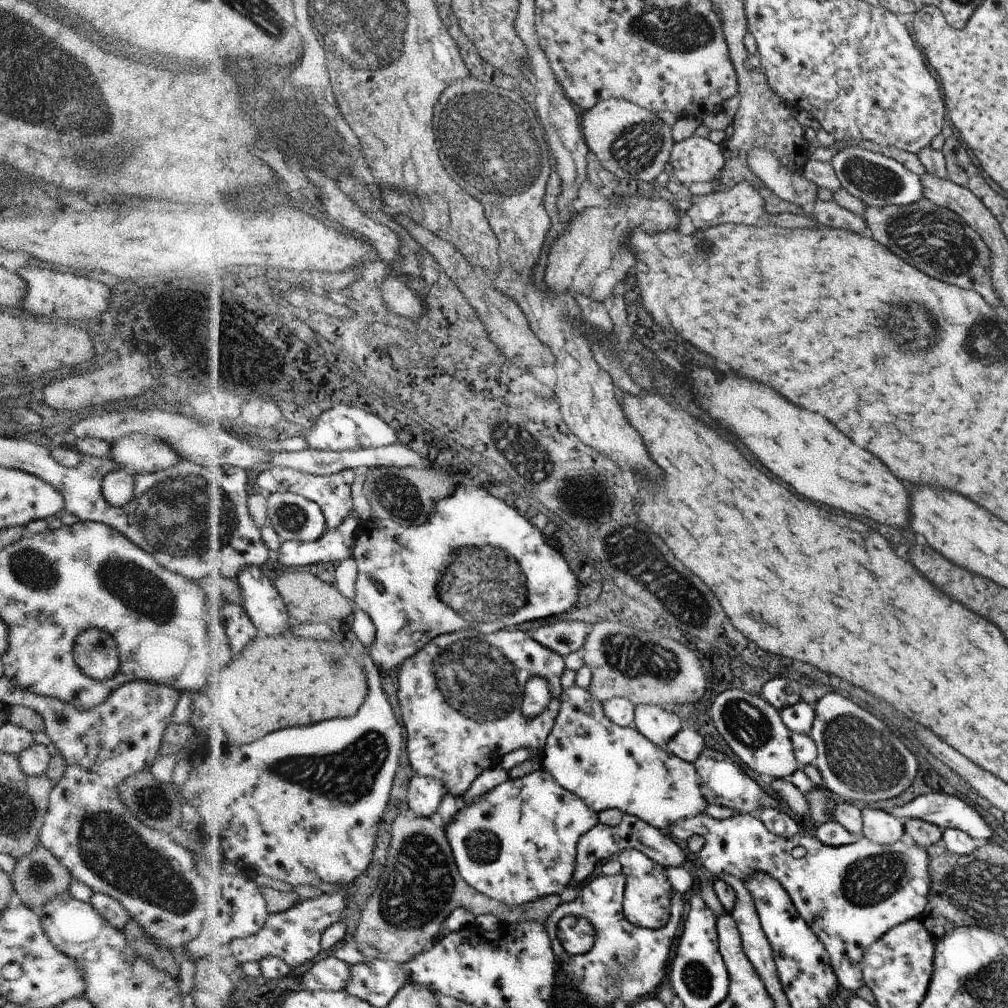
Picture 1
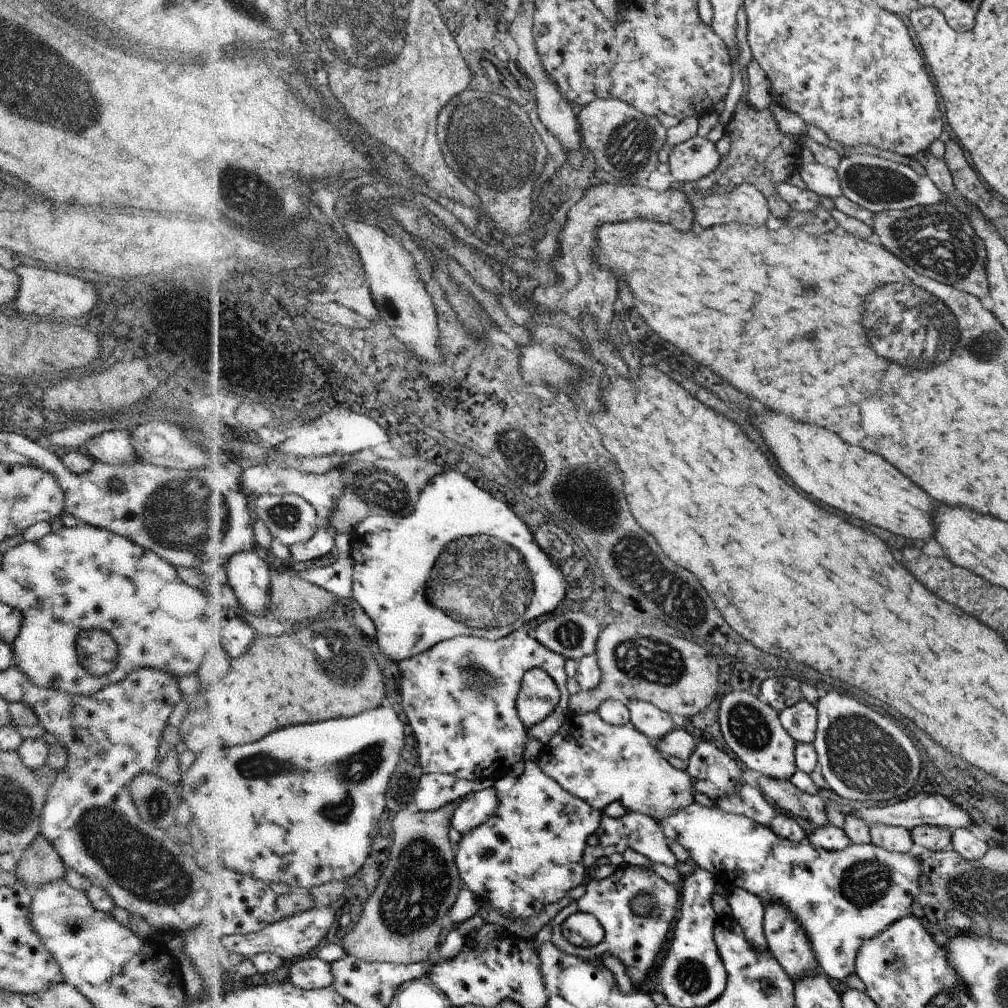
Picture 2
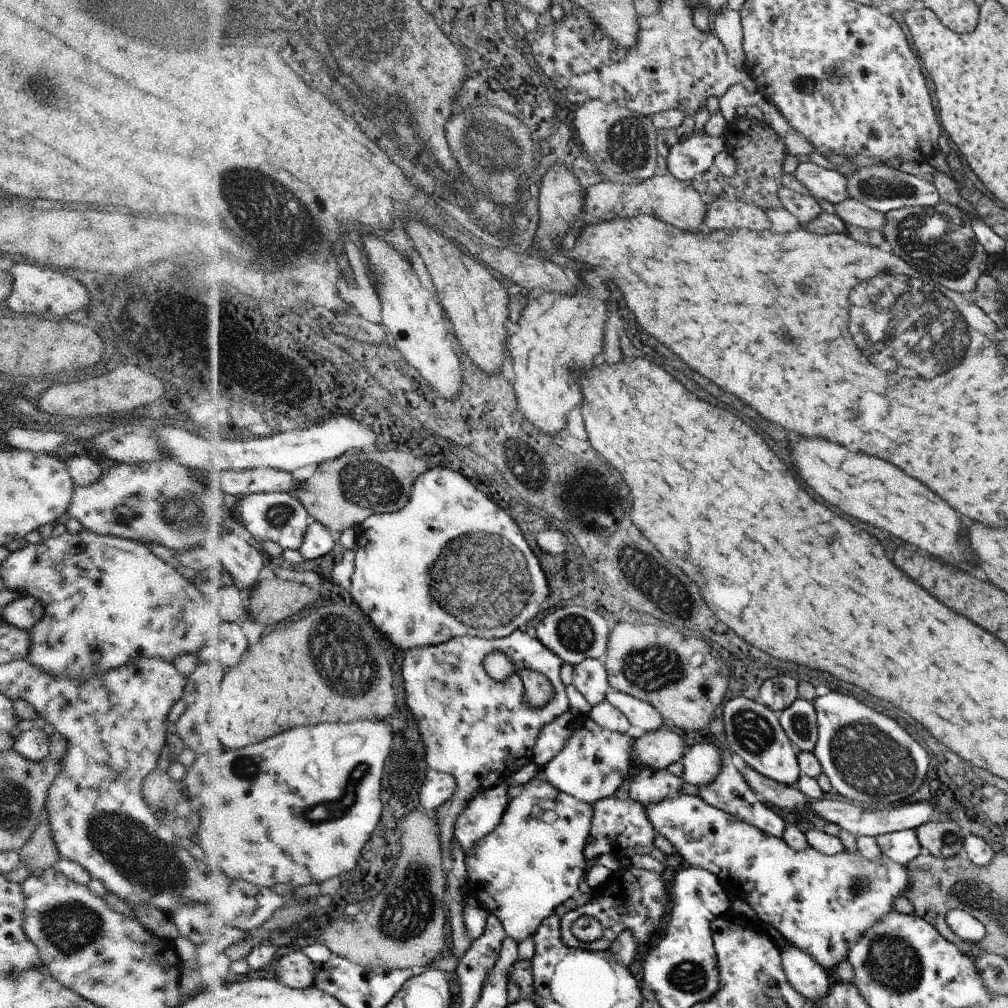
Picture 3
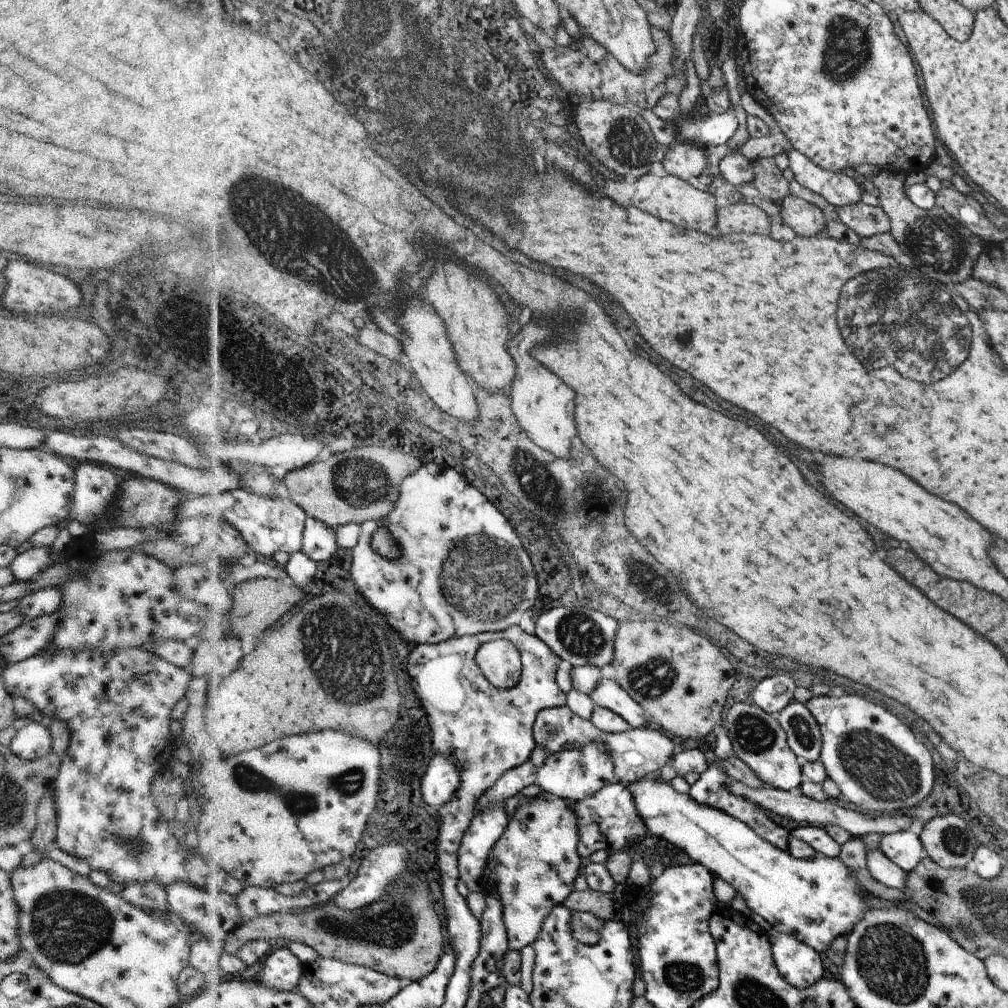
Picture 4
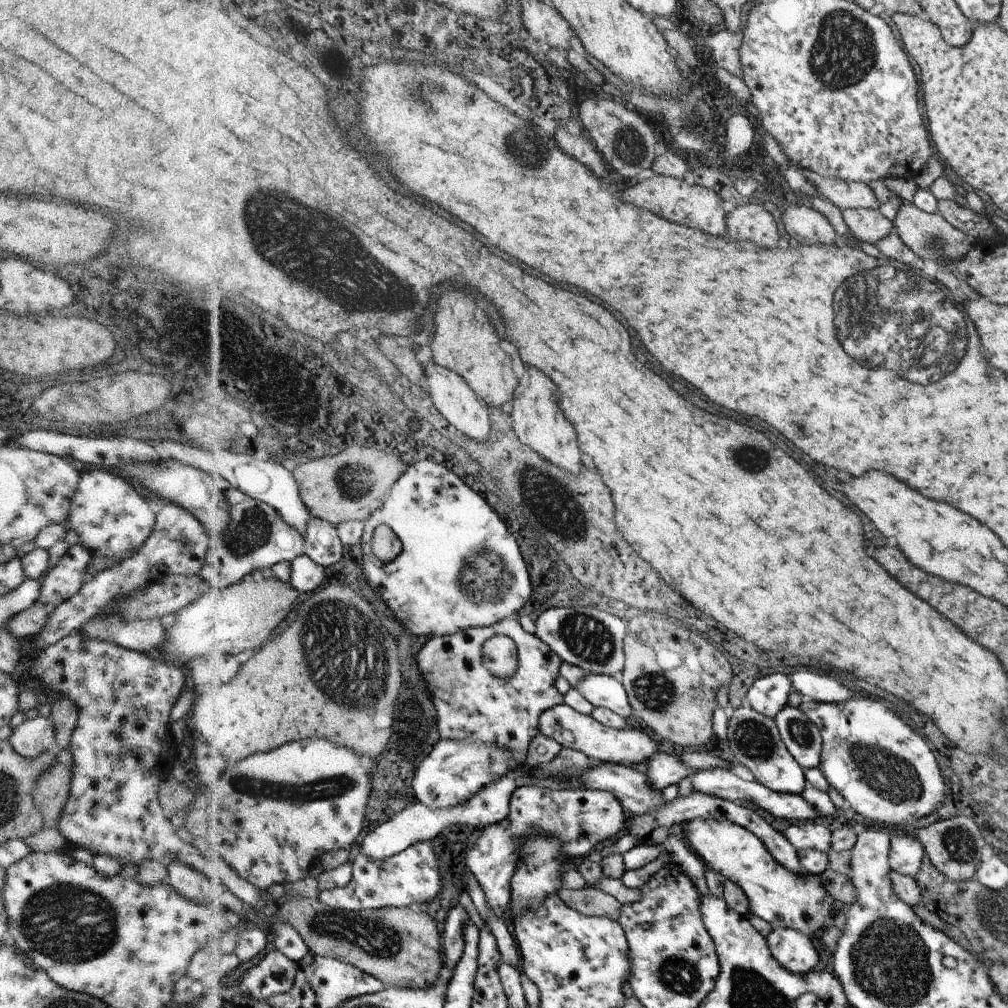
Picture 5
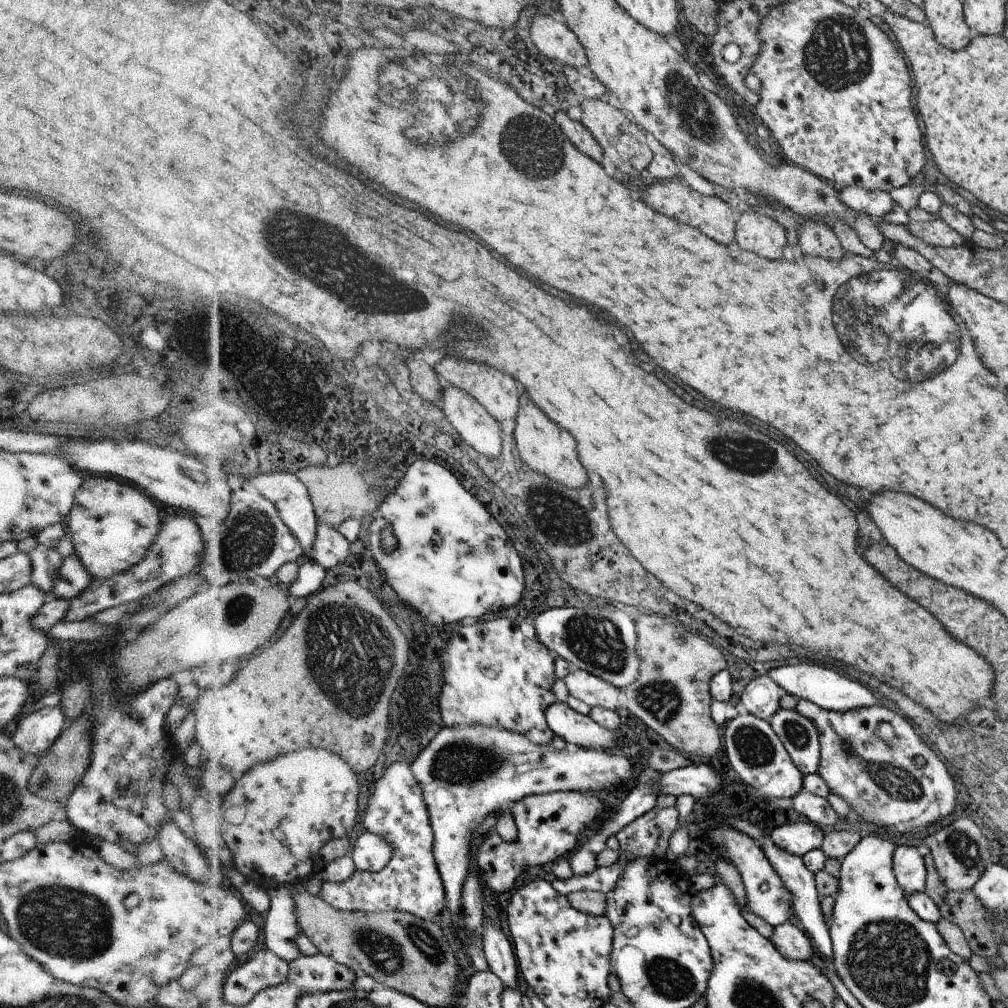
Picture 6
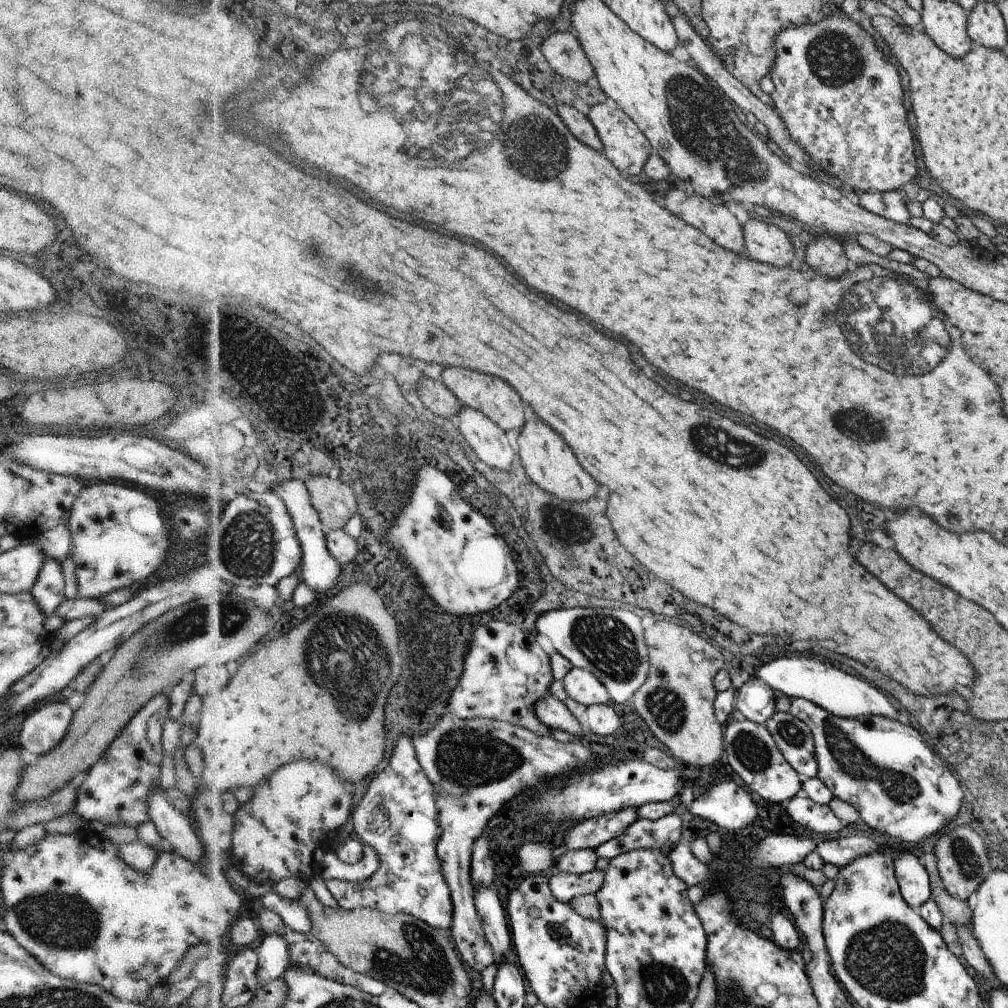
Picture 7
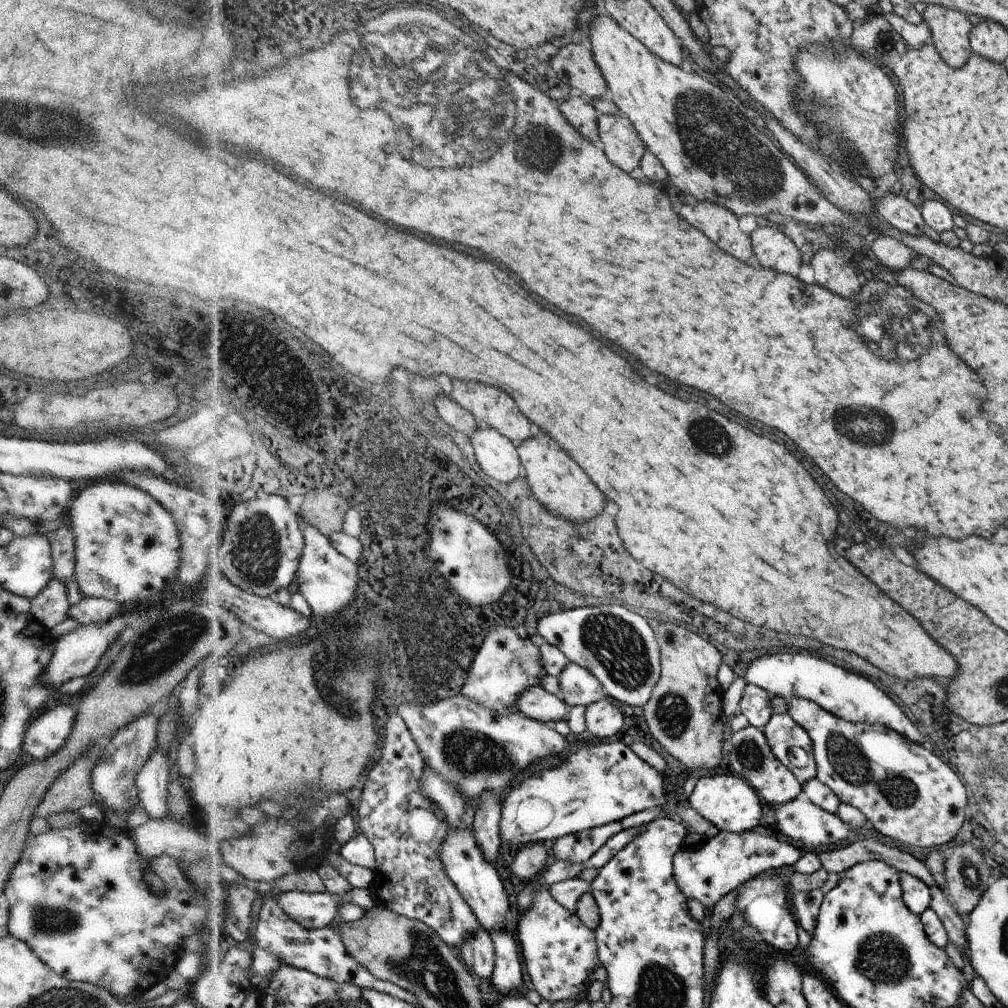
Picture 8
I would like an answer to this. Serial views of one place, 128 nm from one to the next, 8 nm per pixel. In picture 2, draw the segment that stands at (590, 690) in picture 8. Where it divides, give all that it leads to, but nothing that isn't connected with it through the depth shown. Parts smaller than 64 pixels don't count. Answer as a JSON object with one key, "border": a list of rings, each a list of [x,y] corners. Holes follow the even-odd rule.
{"border":[[[632,699],[625,703],[633,725],[651,741],[660,741],[666,734],[674,730],[672,717],[654,704]]]}

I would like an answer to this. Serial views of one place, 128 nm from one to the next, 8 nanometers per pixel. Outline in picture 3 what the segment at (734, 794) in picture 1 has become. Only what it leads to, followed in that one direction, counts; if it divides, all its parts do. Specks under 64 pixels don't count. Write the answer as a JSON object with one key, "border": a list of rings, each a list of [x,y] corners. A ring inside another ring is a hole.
{"border":[[[700,742],[687,748],[680,760],[685,782],[710,786],[722,768],[722,750],[711,742]]]}

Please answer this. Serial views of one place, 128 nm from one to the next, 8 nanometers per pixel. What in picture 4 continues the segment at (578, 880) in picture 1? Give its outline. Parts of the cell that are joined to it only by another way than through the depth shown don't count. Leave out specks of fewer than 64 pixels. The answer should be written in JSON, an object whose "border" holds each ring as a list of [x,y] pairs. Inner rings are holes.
{"border":[[[622,783],[610,784],[598,790],[593,797],[584,798],[580,802],[570,803],[570,808],[578,814],[578,830],[581,831],[581,841],[578,842],[578,852],[582,858],[590,858],[598,850],[624,850],[630,842],[641,844],[649,835],[642,818],[638,816],[634,798],[628,788]]]}

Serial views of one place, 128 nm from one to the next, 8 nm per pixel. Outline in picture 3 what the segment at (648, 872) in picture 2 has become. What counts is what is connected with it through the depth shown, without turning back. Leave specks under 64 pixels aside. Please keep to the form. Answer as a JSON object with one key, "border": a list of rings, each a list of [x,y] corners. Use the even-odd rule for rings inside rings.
{"border":[[[632,862],[630,866],[619,866],[616,870],[611,871],[607,882],[591,895],[588,904],[579,906],[568,911],[565,916],[561,916],[561,937],[566,946],[604,952],[624,931],[632,933],[636,946],[648,946],[666,920],[668,902],[670,902],[670,896],[666,896],[666,884],[662,882],[662,876],[654,871],[636,868]],[[580,916],[594,917],[602,923],[604,934],[600,940],[582,942],[572,934],[570,928]]]}

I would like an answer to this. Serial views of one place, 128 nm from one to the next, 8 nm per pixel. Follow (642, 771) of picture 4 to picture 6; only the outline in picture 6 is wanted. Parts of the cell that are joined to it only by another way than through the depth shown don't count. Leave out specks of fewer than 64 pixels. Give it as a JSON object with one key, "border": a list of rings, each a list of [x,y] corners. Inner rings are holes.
{"border":[[[556,702],[548,708],[550,730],[562,744],[572,742],[586,750],[604,750],[617,745],[614,732],[596,724],[589,715],[580,714],[568,703]]]}

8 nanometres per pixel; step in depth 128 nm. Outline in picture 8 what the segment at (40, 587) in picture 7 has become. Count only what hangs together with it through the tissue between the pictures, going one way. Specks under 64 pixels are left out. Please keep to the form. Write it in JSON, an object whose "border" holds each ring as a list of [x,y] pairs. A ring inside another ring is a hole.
{"border":[[[53,576],[46,589],[31,601],[31,614],[45,628],[53,630],[69,618],[71,606],[67,587]]]}

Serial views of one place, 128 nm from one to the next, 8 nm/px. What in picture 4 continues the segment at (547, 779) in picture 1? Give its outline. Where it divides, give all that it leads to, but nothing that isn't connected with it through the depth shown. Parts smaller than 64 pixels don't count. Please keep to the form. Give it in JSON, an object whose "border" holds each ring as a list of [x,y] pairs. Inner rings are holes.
{"border":[[[542,791],[528,802],[522,801],[514,814],[509,817],[504,834],[501,834],[490,850],[483,874],[489,881],[491,890],[498,894],[502,902],[502,920],[506,927],[510,949],[520,951],[523,946],[531,945],[538,938],[546,917],[575,891],[574,880],[579,875],[582,864],[580,852],[577,850],[580,841],[578,814],[570,808],[570,803],[566,799],[554,794]]]}

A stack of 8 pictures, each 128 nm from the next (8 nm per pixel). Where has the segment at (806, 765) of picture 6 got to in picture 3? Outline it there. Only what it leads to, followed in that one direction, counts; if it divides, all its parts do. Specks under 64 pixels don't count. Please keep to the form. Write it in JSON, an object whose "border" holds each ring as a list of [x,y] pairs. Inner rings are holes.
{"border":[[[798,699],[778,715],[782,728],[798,751],[813,752],[818,736],[817,712],[813,703]]]}

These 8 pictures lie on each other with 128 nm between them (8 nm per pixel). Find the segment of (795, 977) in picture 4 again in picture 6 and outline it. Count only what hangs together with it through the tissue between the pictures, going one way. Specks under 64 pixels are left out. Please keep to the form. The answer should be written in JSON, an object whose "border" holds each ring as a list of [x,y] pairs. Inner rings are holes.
{"border":[[[787,922],[777,925],[770,940],[786,959],[808,961],[811,958],[810,940],[794,924]]]}

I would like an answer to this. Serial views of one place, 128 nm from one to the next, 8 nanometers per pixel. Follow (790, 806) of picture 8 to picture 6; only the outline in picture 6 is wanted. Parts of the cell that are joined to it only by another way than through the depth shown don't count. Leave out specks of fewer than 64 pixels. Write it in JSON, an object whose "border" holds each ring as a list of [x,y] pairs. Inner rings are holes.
{"border":[[[804,788],[797,797],[792,798],[793,808],[800,816],[808,818],[812,825],[818,827],[833,826],[839,819],[826,799],[807,792]]]}

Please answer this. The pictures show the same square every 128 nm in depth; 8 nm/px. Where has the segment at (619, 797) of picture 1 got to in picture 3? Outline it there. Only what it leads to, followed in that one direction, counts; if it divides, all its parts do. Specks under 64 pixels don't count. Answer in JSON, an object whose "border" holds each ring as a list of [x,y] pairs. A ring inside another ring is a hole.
{"border":[[[589,716],[584,722],[576,729],[572,726],[572,736],[564,744],[564,748],[541,768],[545,780],[552,786],[590,805],[614,796],[614,792],[622,788],[624,782],[629,782],[630,800],[639,802],[642,806],[658,804],[670,796],[682,794],[685,779],[680,772],[670,772],[666,768],[652,770],[646,766],[646,768],[638,768],[634,774],[636,766],[634,766],[633,750],[636,738],[602,728]]]}

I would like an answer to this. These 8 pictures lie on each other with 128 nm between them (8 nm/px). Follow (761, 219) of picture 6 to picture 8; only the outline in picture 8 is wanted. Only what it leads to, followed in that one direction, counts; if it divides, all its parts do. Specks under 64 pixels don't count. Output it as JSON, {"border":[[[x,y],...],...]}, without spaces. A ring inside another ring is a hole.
{"border":[[[766,226],[750,234],[755,260],[764,268],[772,268],[798,278],[803,264],[800,250],[780,228]]]}

